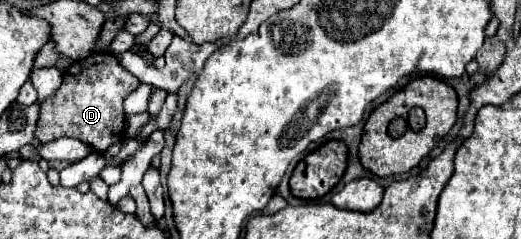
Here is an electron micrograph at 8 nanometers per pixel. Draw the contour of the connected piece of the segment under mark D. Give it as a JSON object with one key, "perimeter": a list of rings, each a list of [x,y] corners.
{"perimeter":[[[97,51],[87,59],[75,61],[63,73],[63,83],[57,93],[41,103],[35,137],[41,143],[51,143],[61,137],[73,137],[93,147],[95,153],[105,153],[113,143],[121,141],[121,131],[125,125],[123,101],[139,85],[141,81],[131,75],[111,53]]]}

